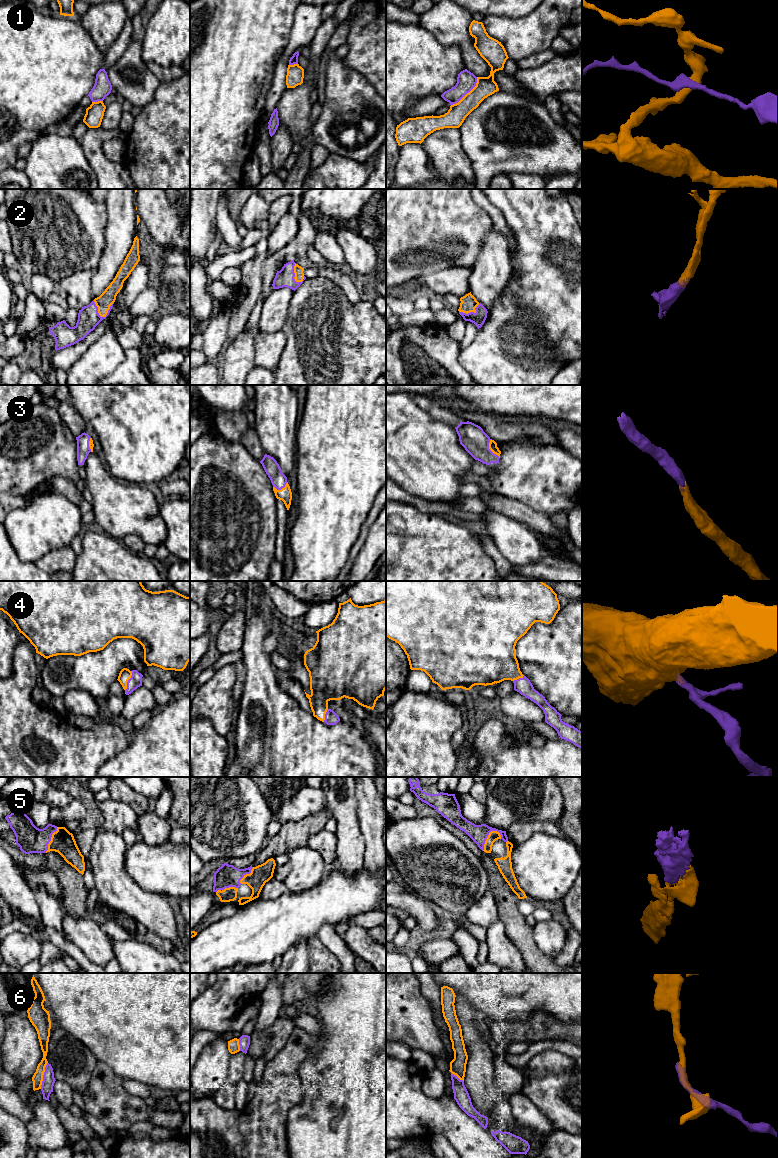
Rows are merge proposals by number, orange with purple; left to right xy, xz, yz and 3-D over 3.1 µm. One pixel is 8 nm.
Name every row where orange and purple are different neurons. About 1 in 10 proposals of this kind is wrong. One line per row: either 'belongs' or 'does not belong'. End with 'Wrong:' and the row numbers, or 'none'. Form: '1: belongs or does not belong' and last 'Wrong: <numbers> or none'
1: does not belong
2: belongs
3: belongs
4: belongs
5: belongs
6: does not belong
Wrong: 1, 6

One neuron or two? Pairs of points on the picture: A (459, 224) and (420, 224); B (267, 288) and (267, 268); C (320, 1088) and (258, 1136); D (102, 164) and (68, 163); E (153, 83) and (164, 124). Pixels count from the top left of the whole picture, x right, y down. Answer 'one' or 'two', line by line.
A: one
B: one
C: two
D: two
E: two

